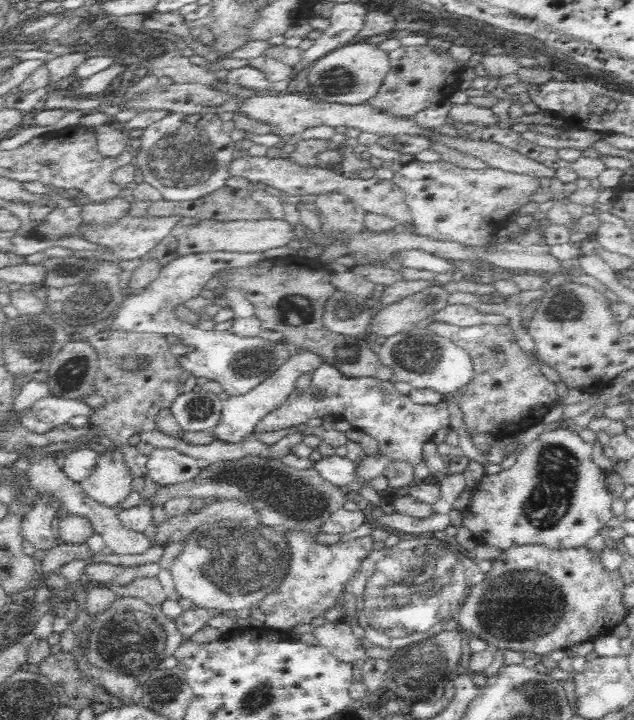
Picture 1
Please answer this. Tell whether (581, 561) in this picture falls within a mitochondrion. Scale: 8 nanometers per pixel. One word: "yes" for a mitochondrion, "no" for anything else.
no

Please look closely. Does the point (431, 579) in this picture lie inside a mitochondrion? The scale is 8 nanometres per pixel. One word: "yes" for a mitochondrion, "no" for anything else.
yes

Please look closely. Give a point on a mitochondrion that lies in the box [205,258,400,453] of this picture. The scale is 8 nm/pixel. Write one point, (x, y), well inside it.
(248, 362)

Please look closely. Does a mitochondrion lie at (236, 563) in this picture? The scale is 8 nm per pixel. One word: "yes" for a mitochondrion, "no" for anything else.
yes

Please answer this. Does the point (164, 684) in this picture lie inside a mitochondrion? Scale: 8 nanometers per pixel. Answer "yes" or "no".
yes

